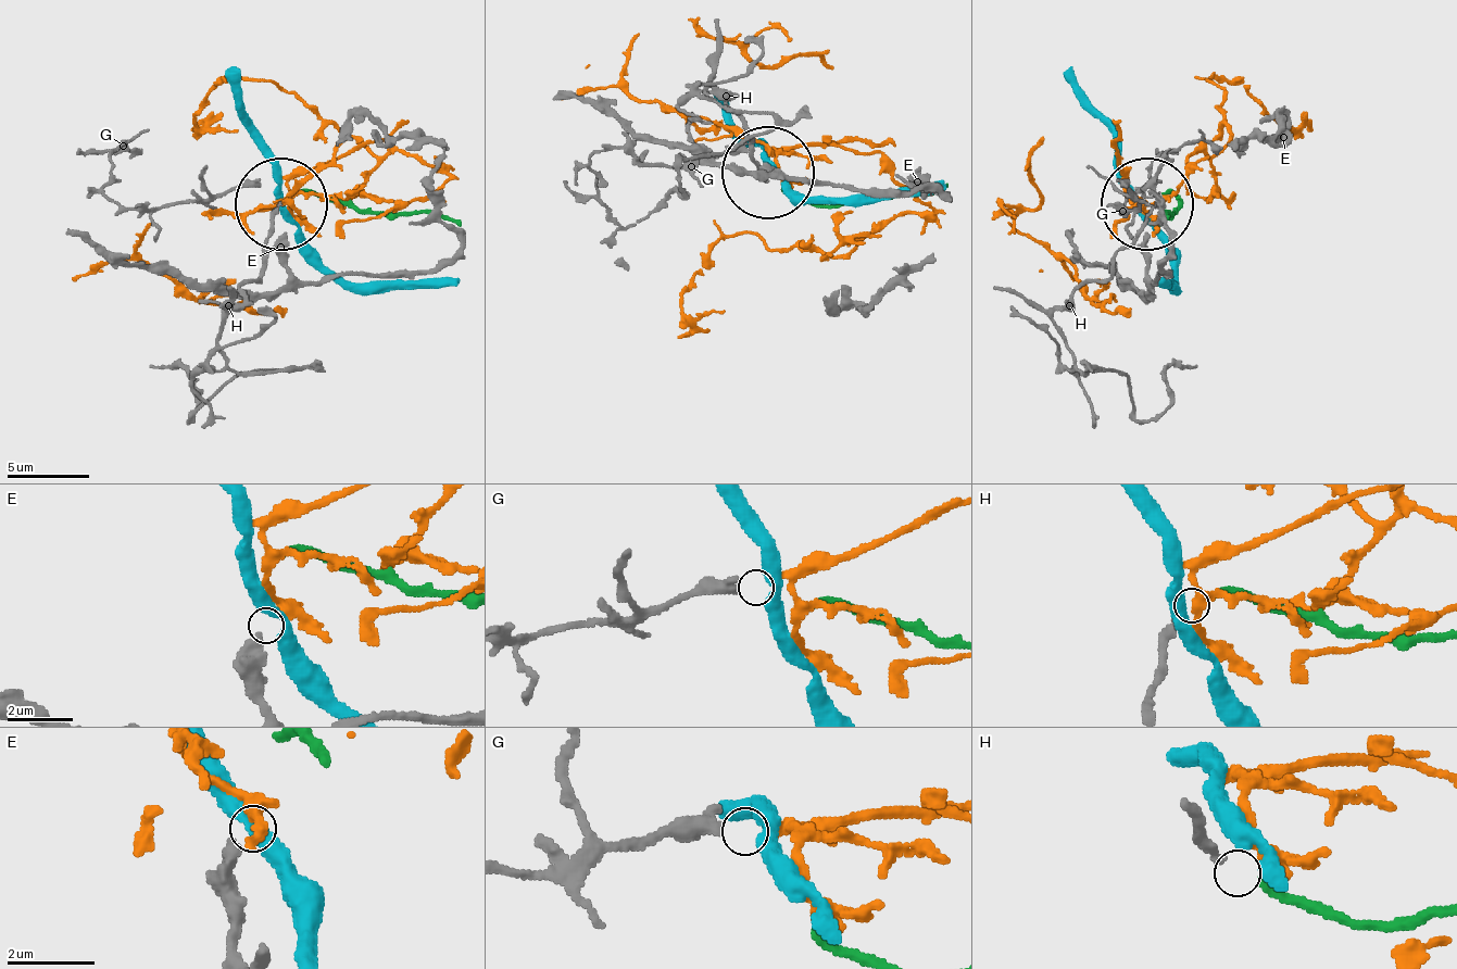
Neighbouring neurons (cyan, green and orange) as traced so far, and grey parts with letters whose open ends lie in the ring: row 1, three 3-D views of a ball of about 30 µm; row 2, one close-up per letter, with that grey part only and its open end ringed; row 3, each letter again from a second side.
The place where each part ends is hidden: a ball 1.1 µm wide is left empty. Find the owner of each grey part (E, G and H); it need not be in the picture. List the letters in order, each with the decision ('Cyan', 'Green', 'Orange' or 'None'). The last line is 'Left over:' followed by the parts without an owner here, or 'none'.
E: None
G: Orange
H: Green
Left over: E

